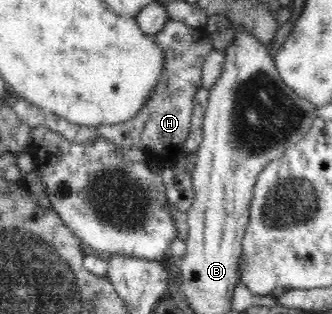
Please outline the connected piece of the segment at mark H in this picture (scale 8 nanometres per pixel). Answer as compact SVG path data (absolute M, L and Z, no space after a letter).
M168 20L154 36L164 52L166 69L160 83L156 83L156 89L152 89L149 98L134 117L114 125L96 127L74 124L56 114L47 113L43 124L70 141L84 143L94 139L106 140L116 146L142 149L148 156L161 162L176 159L178 151L183 151L184 143L190 135L190 118L194 106L192 99L196 91L203 87L204 58L213 50L213 45L204 28L192 28L176 20Z

